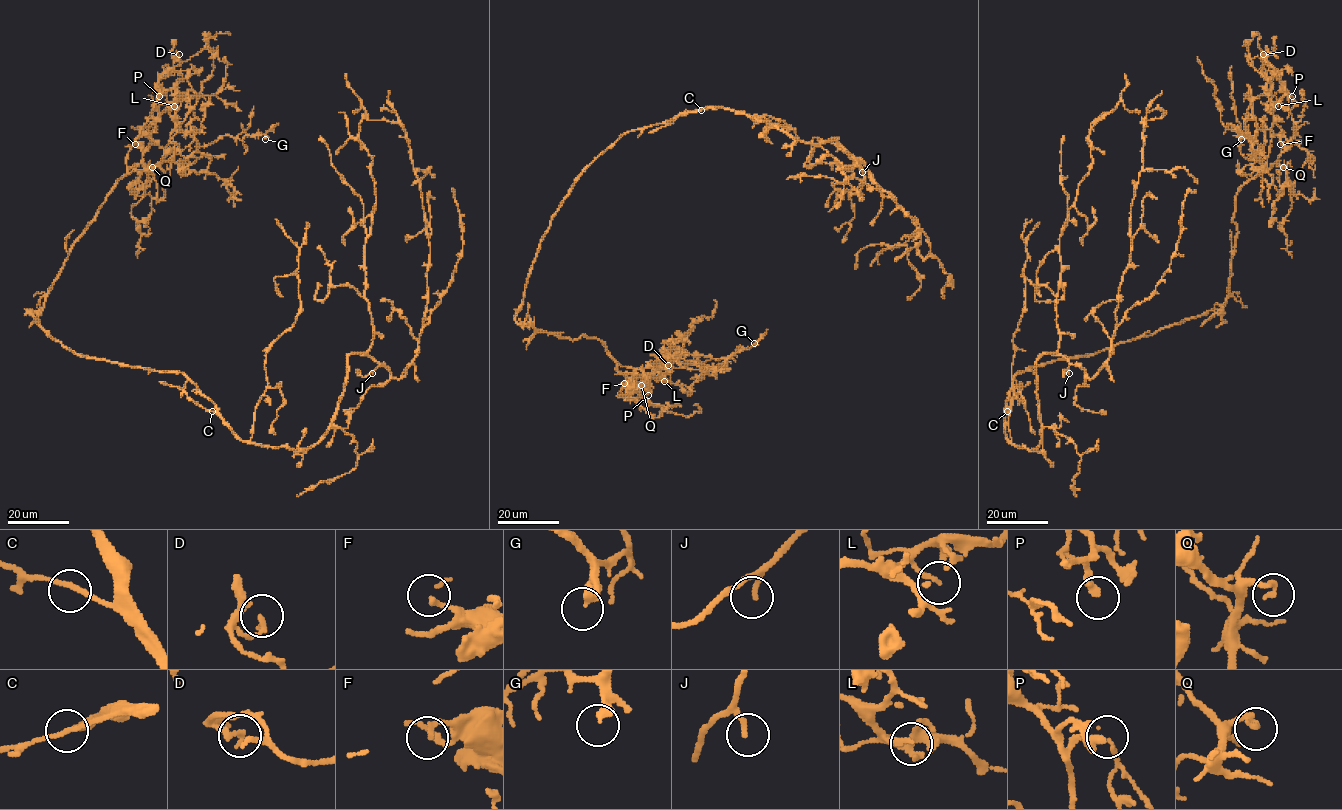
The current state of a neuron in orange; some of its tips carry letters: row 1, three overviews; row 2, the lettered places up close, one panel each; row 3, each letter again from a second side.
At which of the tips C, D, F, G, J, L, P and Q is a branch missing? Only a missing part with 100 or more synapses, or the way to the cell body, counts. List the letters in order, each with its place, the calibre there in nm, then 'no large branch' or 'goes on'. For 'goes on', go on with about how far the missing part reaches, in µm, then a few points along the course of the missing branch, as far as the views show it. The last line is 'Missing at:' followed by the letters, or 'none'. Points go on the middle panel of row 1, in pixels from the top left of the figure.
C: place (701, 110); calibre 150 nm; no large branch
D: place (668, 365); calibre 180 nm; no large branch
F: place (624, 383); calibre 190 nm; no large branch
G: place (754, 343); calibre 360 nm; no large branch
J: place (862, 172); calibre 110 nm; no large branch
L: place (664, 381); calibre 170 nm; no large branch
P: place (648, 395); calibre 300 nm; no large branch
Q: place (641, 385); calibre 200 nm; goes on; missing 45 µm; course (641, 385), (650, 382), (667, 386), (671, 395), (663, 394), (659, 405), (661, 408), (651, 414)
Missing at: Q

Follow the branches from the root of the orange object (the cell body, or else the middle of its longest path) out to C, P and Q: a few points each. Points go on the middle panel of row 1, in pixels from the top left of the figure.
C: (671, 120), (681, 114), (701, 110)
P: (671, 120), (624, 133), (584, 170), (540, 242), (516, 313), (536, 330), (595, 337), (640, 396), (648, 395)
Q: (671, 120), (624, 133), (584, 170), (540, 242), (516, 313), (536, 330), (595, 337), (641, 385)

